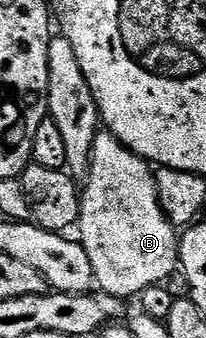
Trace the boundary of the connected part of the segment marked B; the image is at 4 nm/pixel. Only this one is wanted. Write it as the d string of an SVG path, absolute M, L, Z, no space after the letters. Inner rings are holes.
M101 133L94 143L92 166L88 169L86 182L88 184L83 184L80 201L78 239L90 257L95 286L105 295L117 295L119 299L127 300L128 295L139 297L148 287L168 281L172 270L178 267L178 231L165 217L158 201L156 176L148 160L139 159L113 135Z

